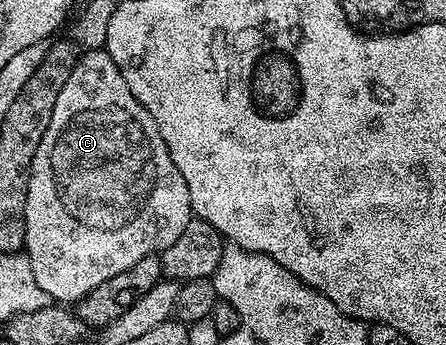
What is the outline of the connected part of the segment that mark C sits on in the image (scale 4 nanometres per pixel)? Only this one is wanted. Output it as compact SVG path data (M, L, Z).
M107 49L84 50L76 59L74 72L70 72L70 80L66 80L62 92L58 92L58 104L54 104L54 116L50 116L50 124L46 128L46 136L42 136L42 144L38 144L38 152L34 152L34 164L30 184L26 192L26 240L24 250L34 270L34 277L39 287L48 292L53 303L75 304L80 302L98 284L106 284L110 276L118 276L118 272L126 272L126 268L134 268L142 256L159 255L170 244L186 232L186 224L194 217L190 204L190 192L186 188L186 180L182 180L182 172L170 160L170 152L166 152L166 144L158 132L158 124L154 124L154 116L130 92L130 84L122 80L122 72L118 72L118 64L107 52Z

